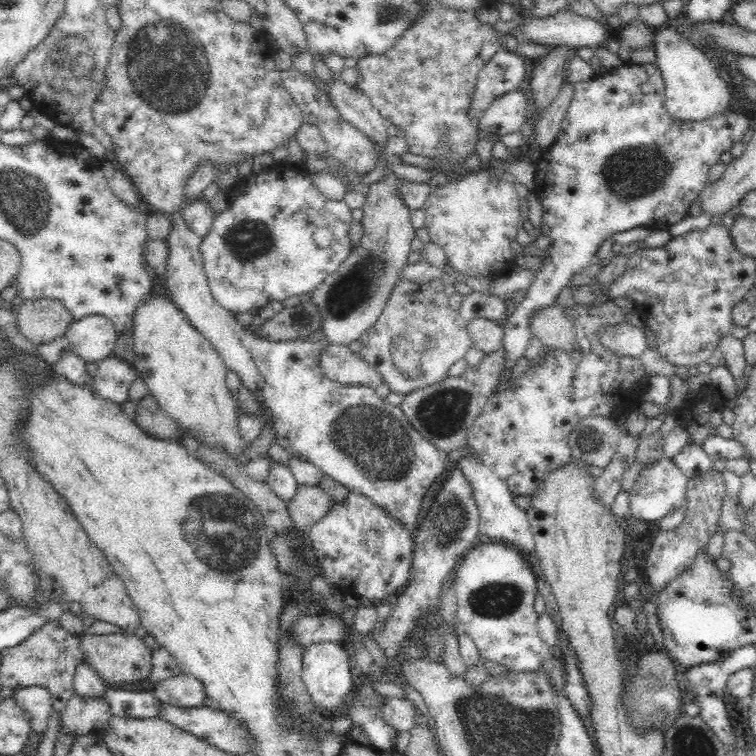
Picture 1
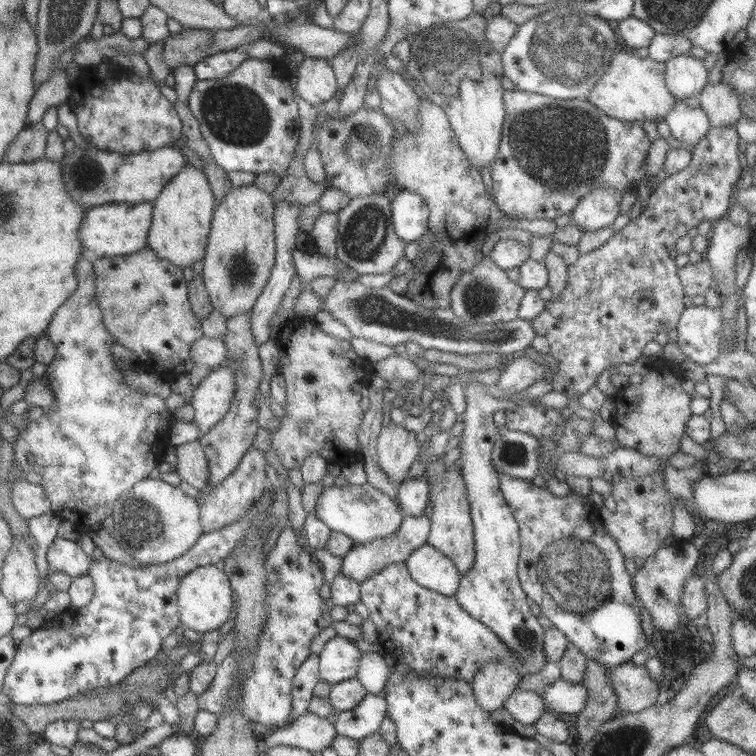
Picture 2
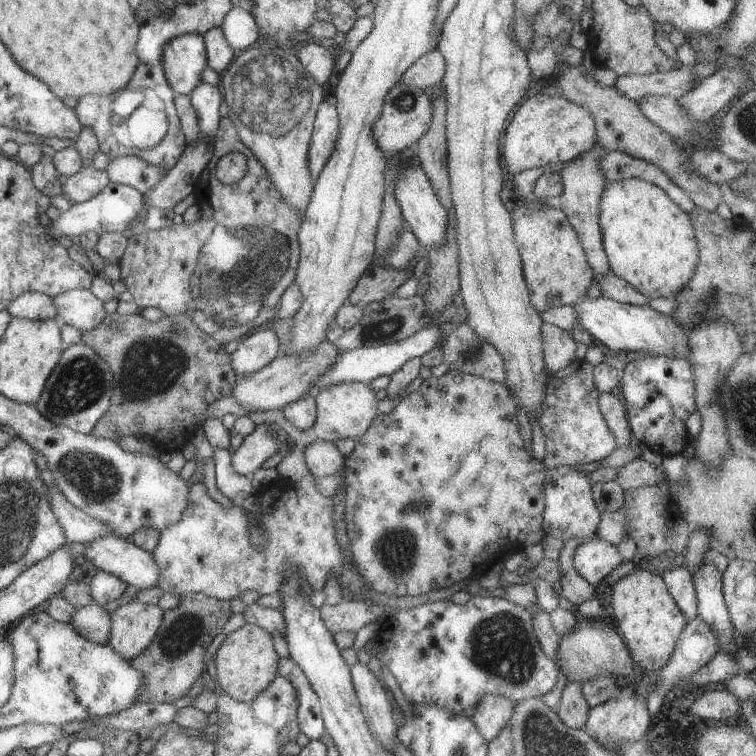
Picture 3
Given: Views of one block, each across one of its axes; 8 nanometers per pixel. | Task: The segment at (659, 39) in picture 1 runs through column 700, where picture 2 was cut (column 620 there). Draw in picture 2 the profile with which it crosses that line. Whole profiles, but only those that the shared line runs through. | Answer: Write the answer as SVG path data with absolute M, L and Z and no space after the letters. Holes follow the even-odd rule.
M622 49L614 55L606 74L595 84L586 100L621 121L665 120L678 101L666 86L666 69L665 62L656 62L649 56L640 58L633 50Z

